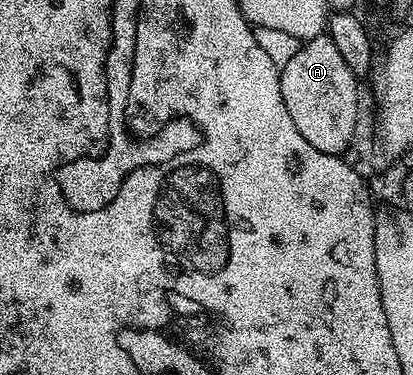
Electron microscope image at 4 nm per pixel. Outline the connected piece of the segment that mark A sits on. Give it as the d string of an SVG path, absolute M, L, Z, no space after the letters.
M322 33L315 39L300 44L301 47L280 68L281 92L295 121L295 129L303 133L303 138L315 149L328 155L341 155L353 139L357 127L357 83L358 76L347 69L339 49Z

